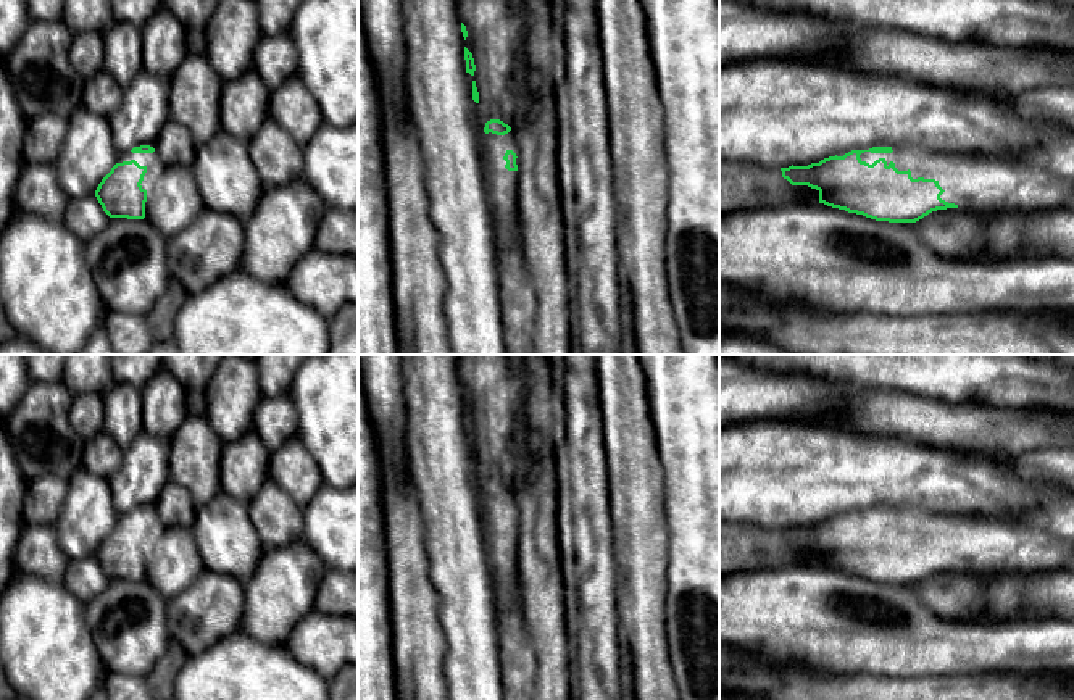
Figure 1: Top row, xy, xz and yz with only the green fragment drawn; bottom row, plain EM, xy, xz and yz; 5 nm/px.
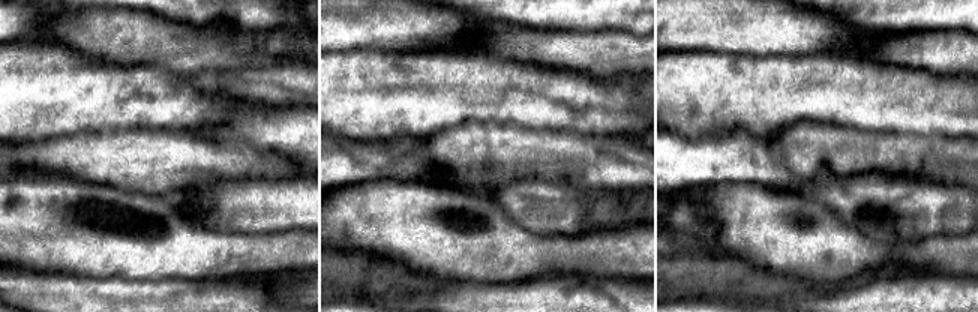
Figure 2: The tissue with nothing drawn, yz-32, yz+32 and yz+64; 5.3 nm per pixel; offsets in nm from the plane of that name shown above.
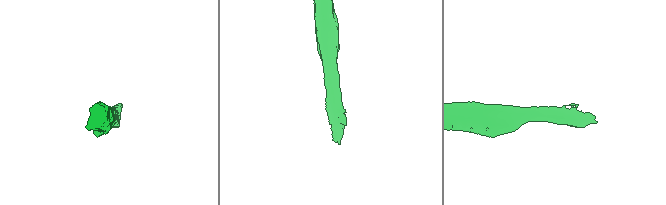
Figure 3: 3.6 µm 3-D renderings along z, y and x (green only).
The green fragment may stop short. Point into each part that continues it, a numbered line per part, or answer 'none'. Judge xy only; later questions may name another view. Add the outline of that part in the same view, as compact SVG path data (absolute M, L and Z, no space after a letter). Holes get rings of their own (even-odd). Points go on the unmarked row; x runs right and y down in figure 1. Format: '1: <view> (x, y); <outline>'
none

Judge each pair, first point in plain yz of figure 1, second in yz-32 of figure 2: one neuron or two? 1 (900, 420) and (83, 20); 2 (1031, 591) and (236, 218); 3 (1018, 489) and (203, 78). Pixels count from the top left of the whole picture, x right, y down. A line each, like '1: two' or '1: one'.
1: one
2: one
3: two

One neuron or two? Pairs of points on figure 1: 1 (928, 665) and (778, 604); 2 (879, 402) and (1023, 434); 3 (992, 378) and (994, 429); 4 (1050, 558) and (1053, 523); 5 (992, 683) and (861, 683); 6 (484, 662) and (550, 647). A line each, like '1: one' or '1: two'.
1: one
2: one
3: two
4: two
5: one
6: two

